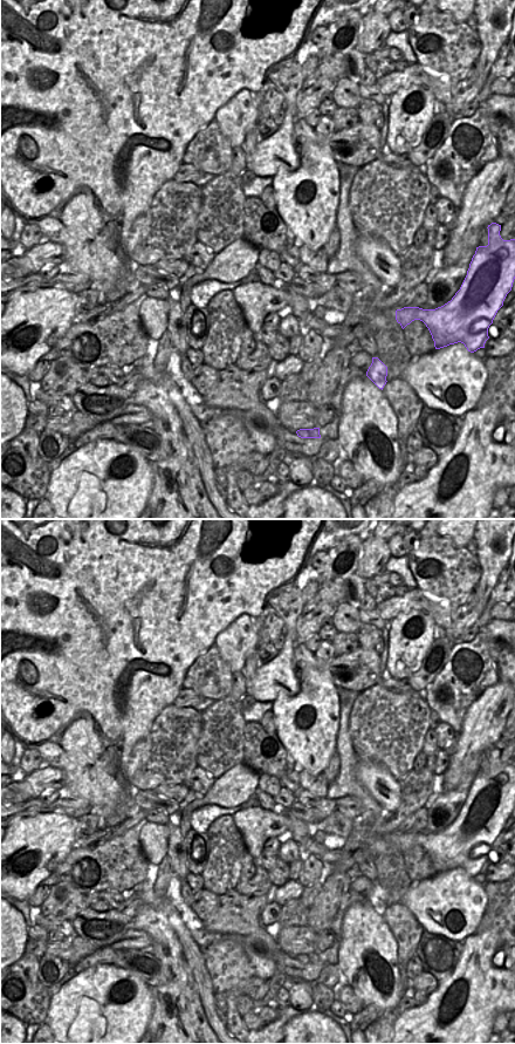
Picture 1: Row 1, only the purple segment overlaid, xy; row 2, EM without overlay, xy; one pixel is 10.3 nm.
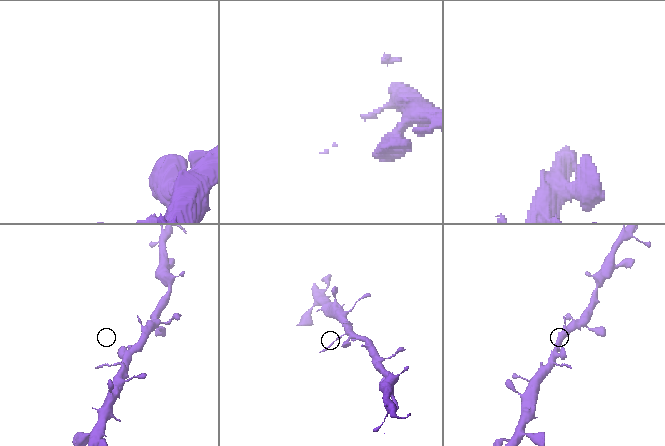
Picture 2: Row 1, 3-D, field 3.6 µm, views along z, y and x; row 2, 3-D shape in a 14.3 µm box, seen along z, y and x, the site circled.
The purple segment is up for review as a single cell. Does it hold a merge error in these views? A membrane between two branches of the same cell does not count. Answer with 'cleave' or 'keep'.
keep

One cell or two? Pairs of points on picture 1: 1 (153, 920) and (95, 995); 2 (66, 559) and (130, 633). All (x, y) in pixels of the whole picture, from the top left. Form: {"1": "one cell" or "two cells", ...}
{"1": "two cells", "2": "one cell"}

